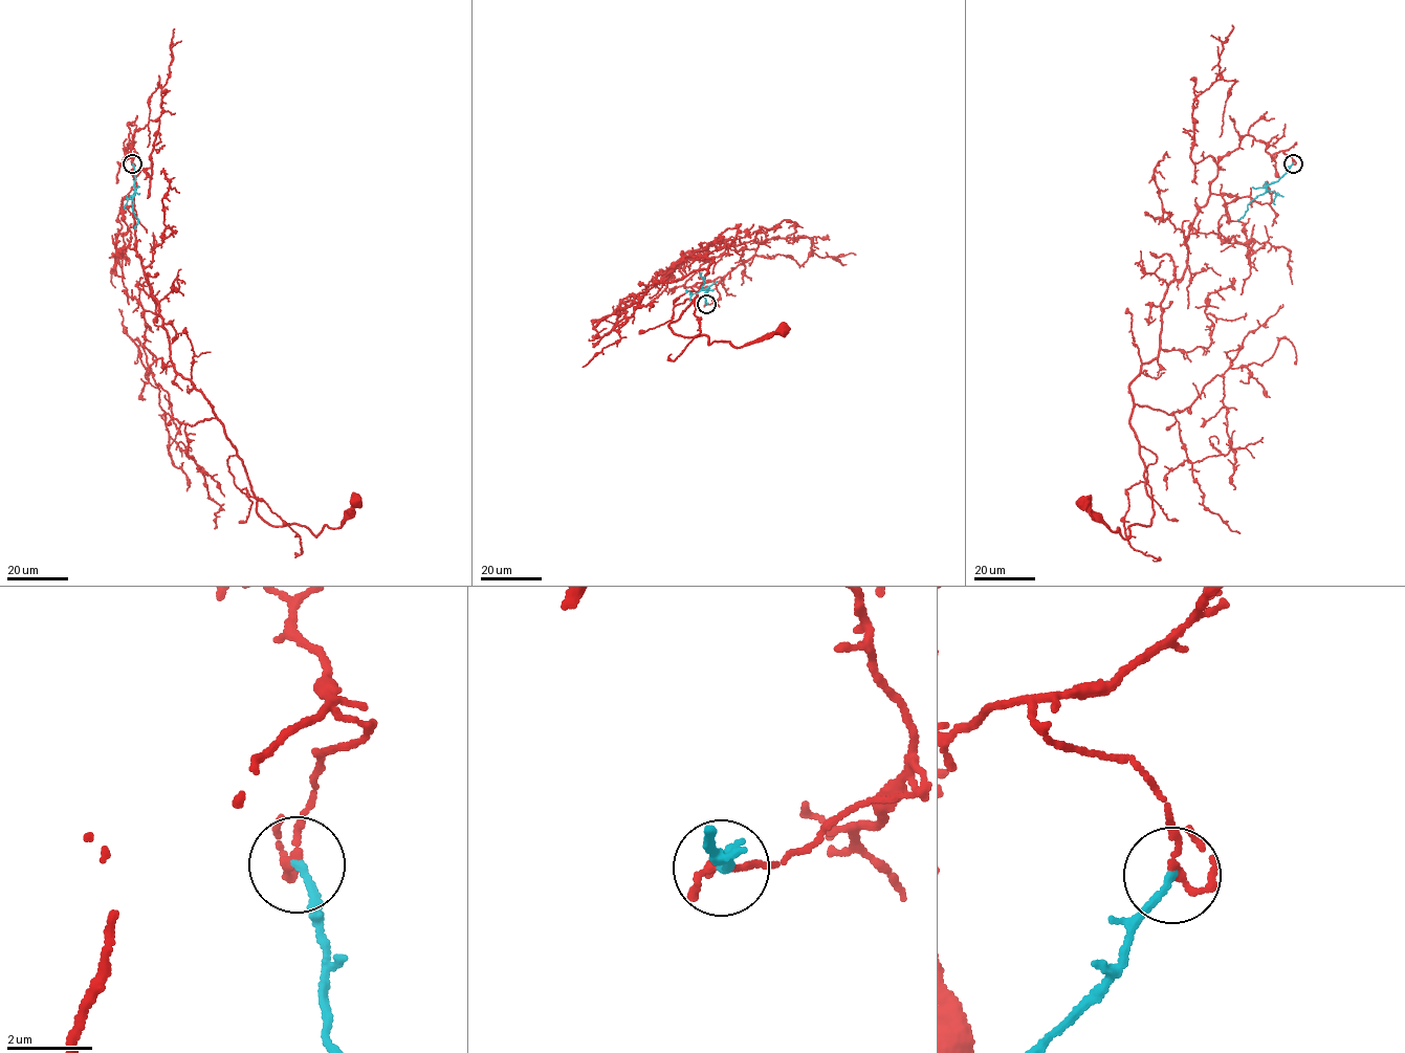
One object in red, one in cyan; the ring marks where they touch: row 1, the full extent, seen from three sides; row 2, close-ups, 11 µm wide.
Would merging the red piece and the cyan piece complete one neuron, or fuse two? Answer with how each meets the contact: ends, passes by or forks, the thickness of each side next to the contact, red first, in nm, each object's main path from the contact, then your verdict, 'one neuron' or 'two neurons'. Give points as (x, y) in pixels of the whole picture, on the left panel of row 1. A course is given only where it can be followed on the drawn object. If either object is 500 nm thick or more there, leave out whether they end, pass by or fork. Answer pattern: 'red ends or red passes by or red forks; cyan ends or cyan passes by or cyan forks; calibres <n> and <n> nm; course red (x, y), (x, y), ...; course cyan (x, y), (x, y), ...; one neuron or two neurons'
red passes by; cyan ends; calibres 140 and 170 nm; course red (132, 163), (129, 144), (136, 254), (170, 360), (223, 425), (258, 514), (316, 536), (355, 501); course cyan (132, 163), (136, 189), (132, 209), (138, 221), (135, 228); two neurons

